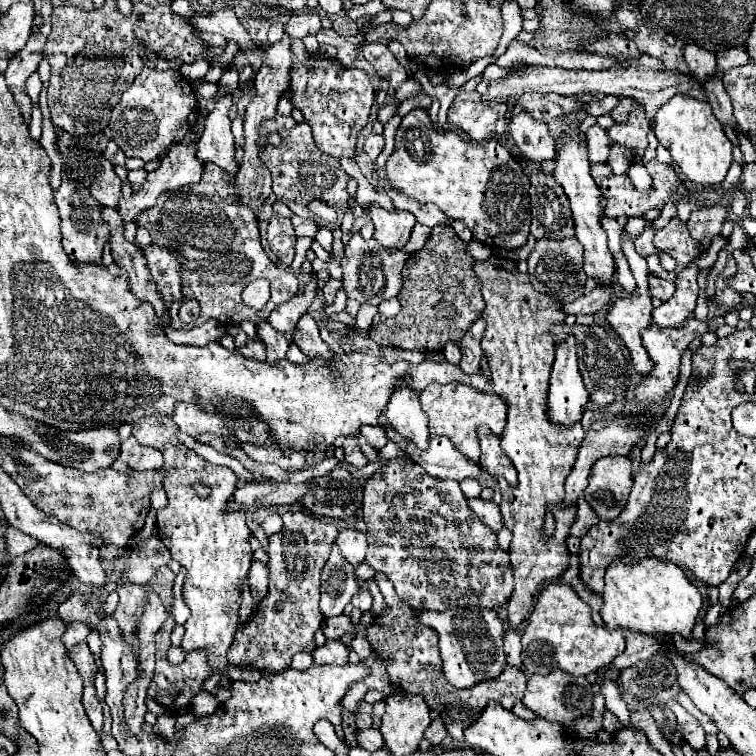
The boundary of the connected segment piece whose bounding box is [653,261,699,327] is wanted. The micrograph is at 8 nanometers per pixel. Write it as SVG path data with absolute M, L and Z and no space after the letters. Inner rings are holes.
M691 261L683 271L677 275L675 295L665 301L661 307L653 309L653 323L659 327L677 327L689 319L689 315L695 309L699 285L697 285L699 267L695 261Z

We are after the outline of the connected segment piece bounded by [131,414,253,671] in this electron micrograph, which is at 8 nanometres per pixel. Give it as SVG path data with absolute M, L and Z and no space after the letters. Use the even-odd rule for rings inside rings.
M159 414L141 417L132 425L131 435L141 445L155 447L165 457L167 475L163 489L167 493L167 507L157 511L157 535L163 545L171 551L171 557L187 569L183 599L191 609L191 617L185 623L185 635L181 647L185 651L205 649L209 665L223 669L227 665L227 649L233 641L239 623L239 587L247 575L253 559L249 545L251 529L247 527L247 509L229 509L231 497L237 489L237 475L229 467L209 465L201 455L181 445L177 439L179 429L171 417ZM195 485L207 485L209 497L199 497Z

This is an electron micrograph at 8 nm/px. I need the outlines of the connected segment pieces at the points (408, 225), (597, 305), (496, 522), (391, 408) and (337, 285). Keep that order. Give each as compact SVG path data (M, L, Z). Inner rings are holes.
M371 203L371 221L375 225L373 239L385 249L403 249L415 225L415 217L409 211L385 211L375 203Z
M597 285L589 295L581 295L577 301L573 303L565 303L563 311L565 313L597 313L599 309L603 309L615 295L615 287L613 285Z
M475 497L475 499L467 499L471 511L475 511L475 515L485 523L489 525L491 529L499 531L503 527L503 519L501 519L501 513L499 513L499 507L493 503L493 501L485 501L481 497Z
M399 385L395 393L391 393L391 401L385 409L389 427L387 435L395 441L403 451L409 443L415 443L417 449L427 449L429 429L427 415L421 411L419 395L415 389L407 389L407 385Z
M329 279L329 281L325 281L323 283L323 295L325 295L325 301L327 301L327 305L331 305L333 303L333 299L335 299L335 295L337 295L337 291L341 289L341 281L339 279Z

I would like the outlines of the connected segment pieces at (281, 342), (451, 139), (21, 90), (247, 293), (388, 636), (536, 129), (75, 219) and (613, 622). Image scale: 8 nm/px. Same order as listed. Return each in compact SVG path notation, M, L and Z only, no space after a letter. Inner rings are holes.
M261 321L257 325L257 333L259 337L263 339L265 347L267 347L267 361L279 361L279 359L285 359L287 355L287 349L289 349L289 341L285 339L283 333L277 333L267 321Z
M421 107L409 111L397 129L387 179L395 191L419 203L435 203L447 217L465 221L473 237L485 245L517 249L529 237L529 177L521 165L495 139L471 141L453 131L437 133Z
M33 31L27 45L9 59L9 67L5 71L7 87L11 89L15 103L19 105L21 117L27 125L31 123L31 99L27 99L25 83L37 71L37 65L41 61L43 43L45 43L45 35L41 35L39 31Z
M253 281L251 285L245 287L243 291L243 303L251 309L259 311L267 305L270 298L269 281Z
M375 573L375 581L385 597L387 611L375 617L375 621L367 629L369 645L379 657L383 657L389 681L405 693L421 695L427 701L427 705L443 717L445 727L455 741L463 741L463 729L467 729L471 721L479 717L487 701L499 701L505 709L511 709L517 701L521 701L527 677L523 669L515 669L513 665L503 665L503 673L499 677L491 681L481 681L469 689L455 689L453 685L449 685L449 681L443 675L435 631L415 621L415 611L397 597L391 581L383 577L383 573ZM393 625L397 627L397 633L393 633ZM411 625L413 625L413 647L411 647ZM433 639L435 639L435 645L433 645Z
M517 113L509 123L511 137L519 151L533 163L543 163L555 157L555 137L549 135L545 123L535 121L527 113Z
M63 181L61 187L55 191L55 203L61 213L61 235L63 235L63 249L71 255L75 265L99 265L101 253L105 243L109 241L109 227L101 221L99 215L99 201L95 201L89 189L77 181Z
M645 557L637 563L613 561L605 573L603 587L603 607L601 617L605 627L615 629L637 629L647 635L655 633L679 633L683 637L691 635L695 619L701 611L703 599L699 589L689 583L683 569L671 561L657 557Z

